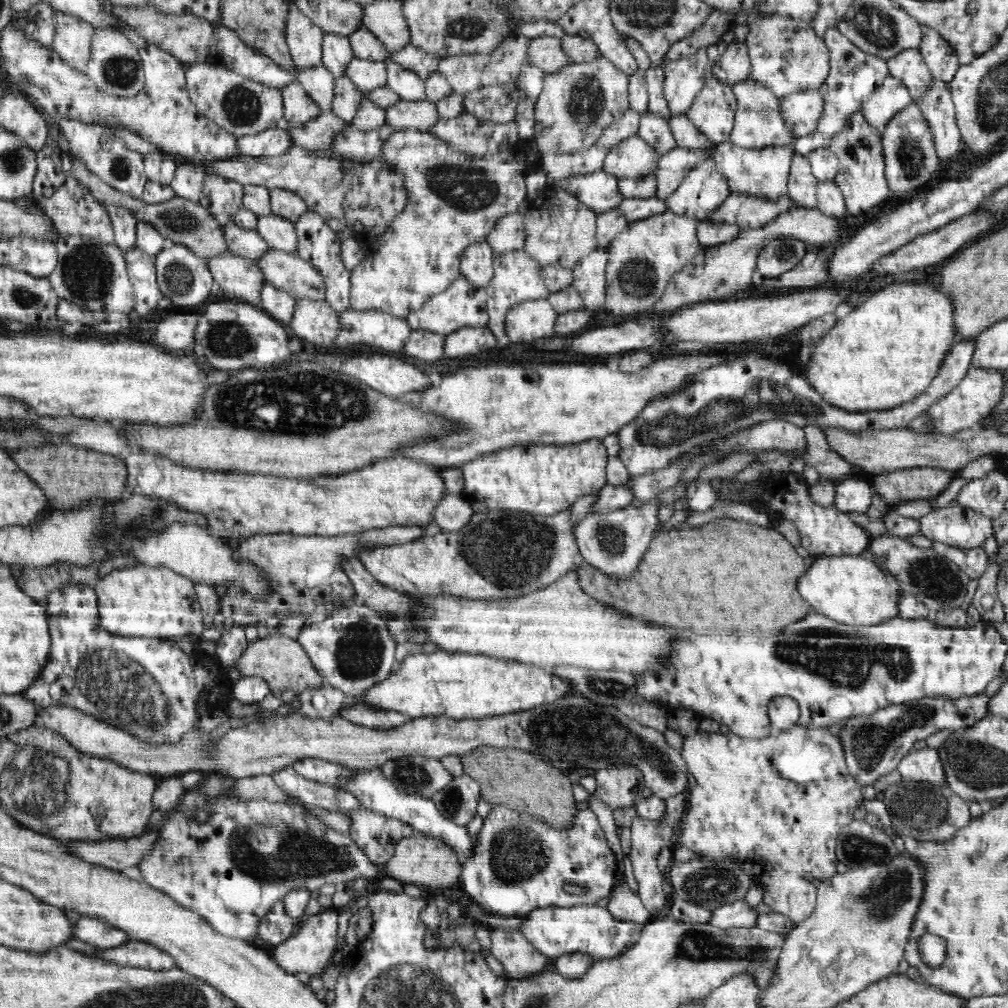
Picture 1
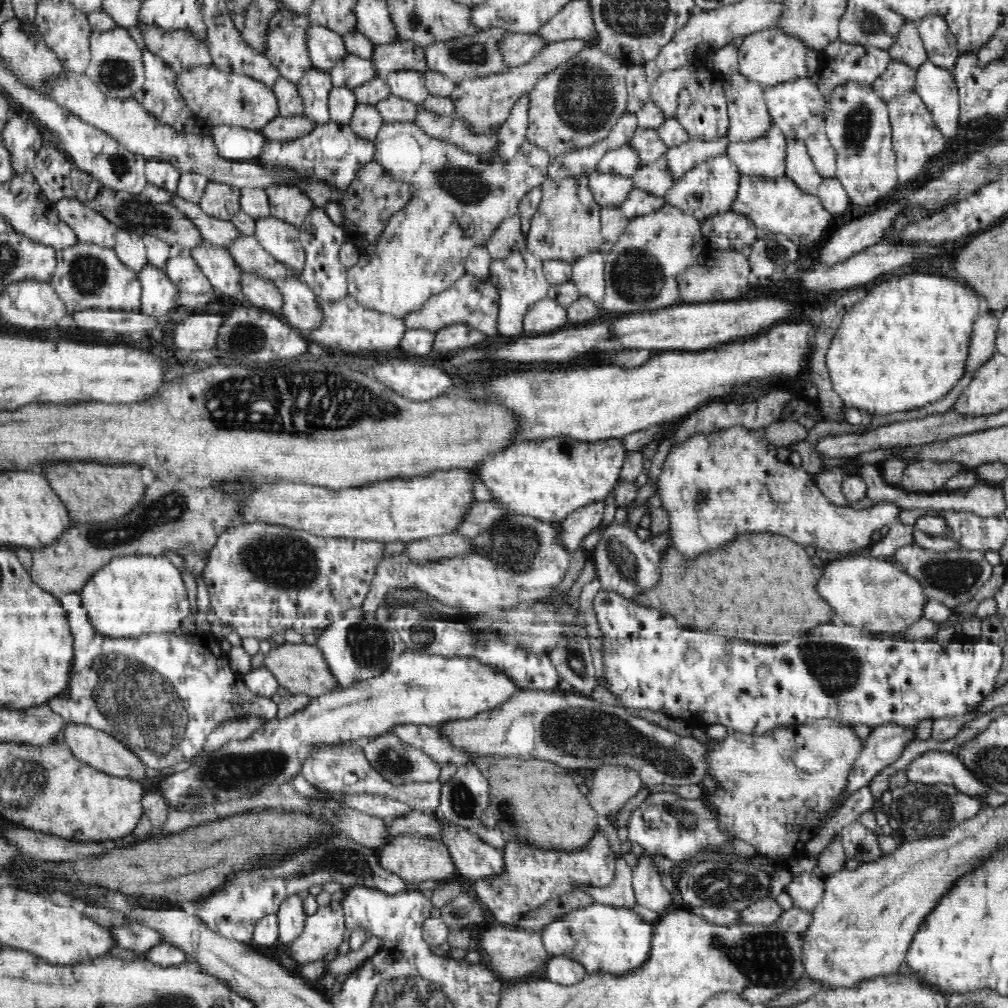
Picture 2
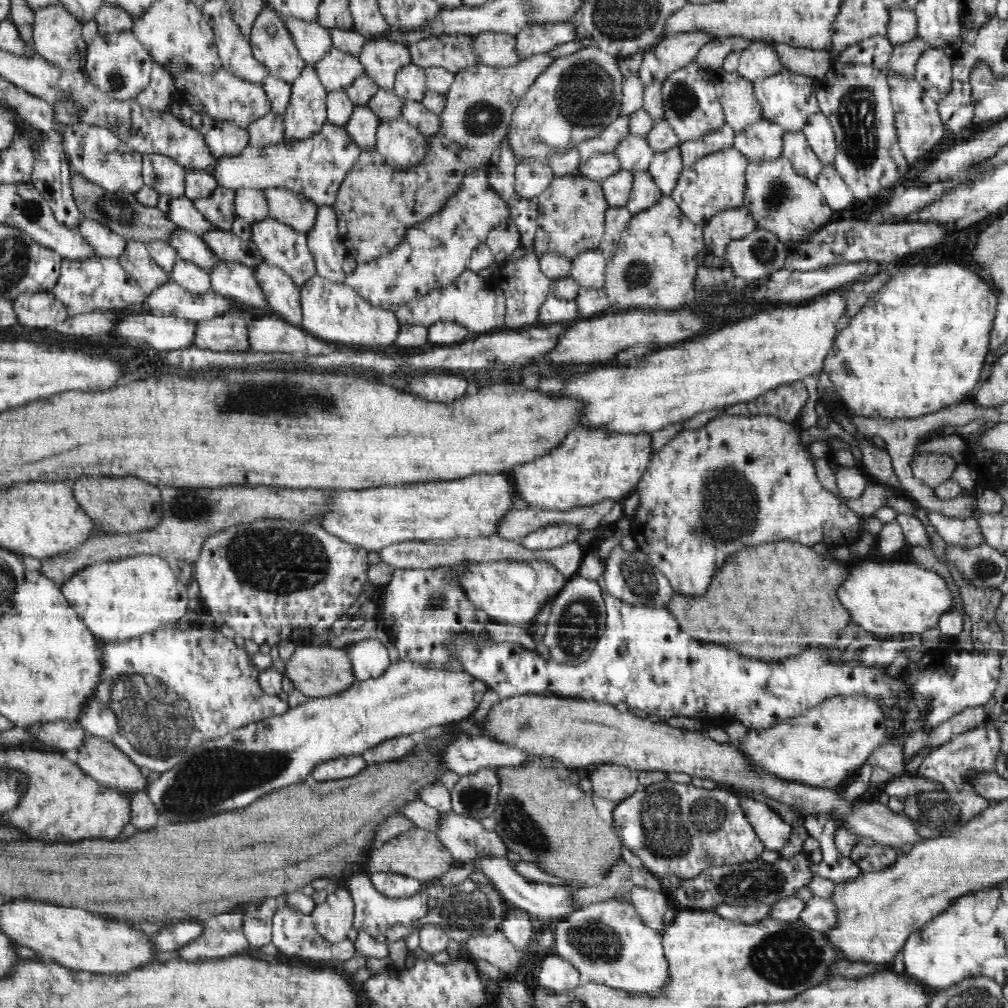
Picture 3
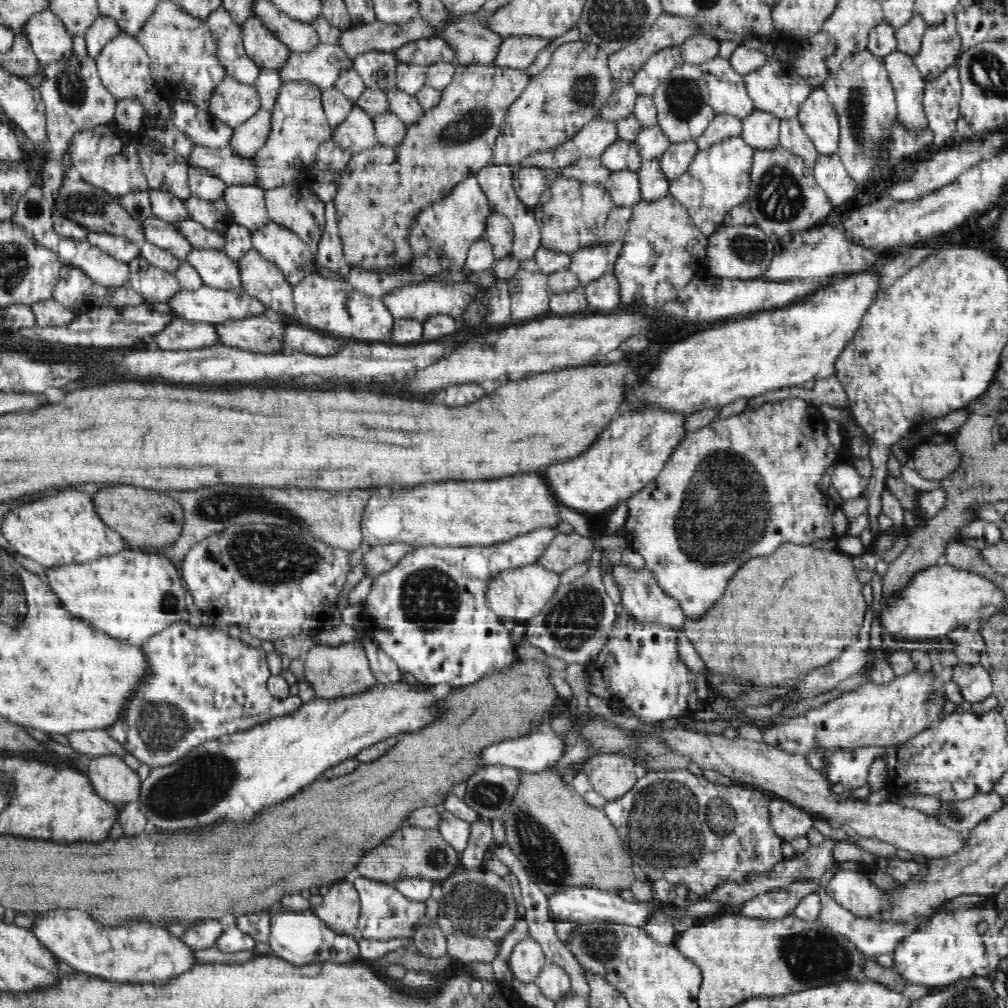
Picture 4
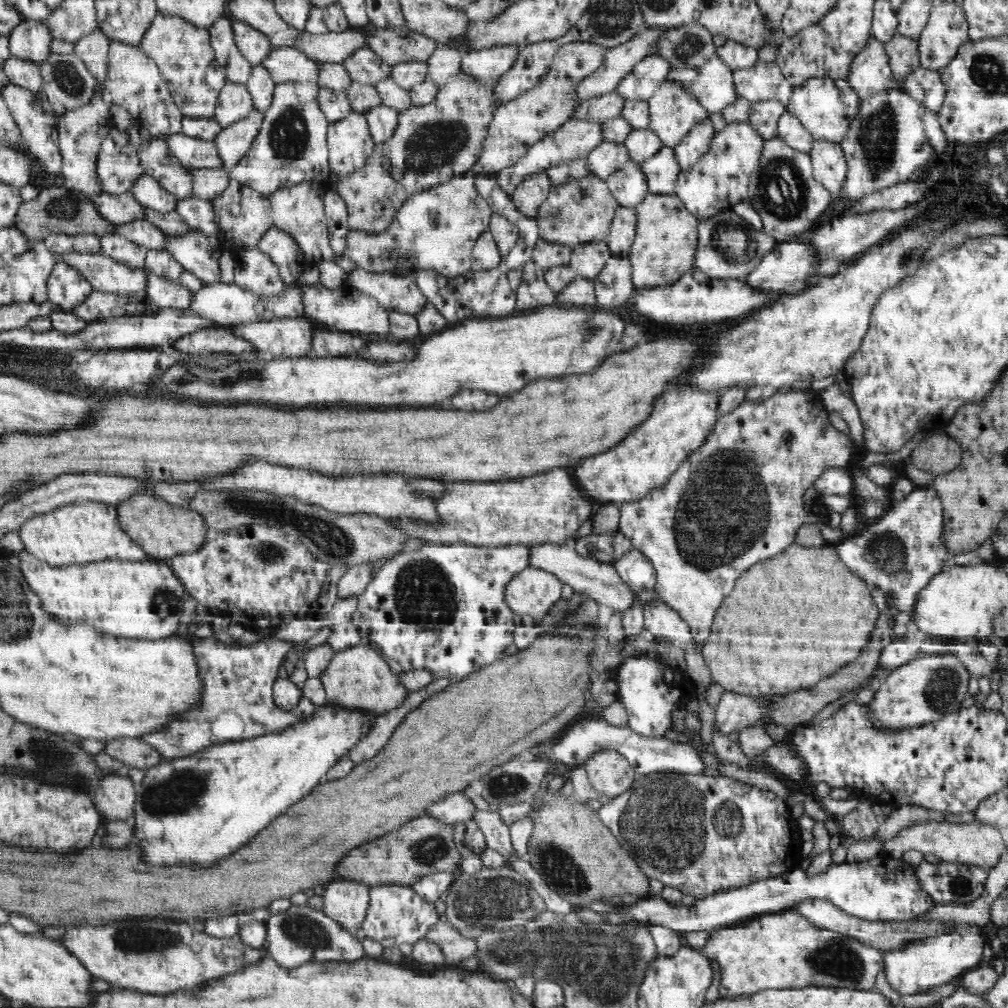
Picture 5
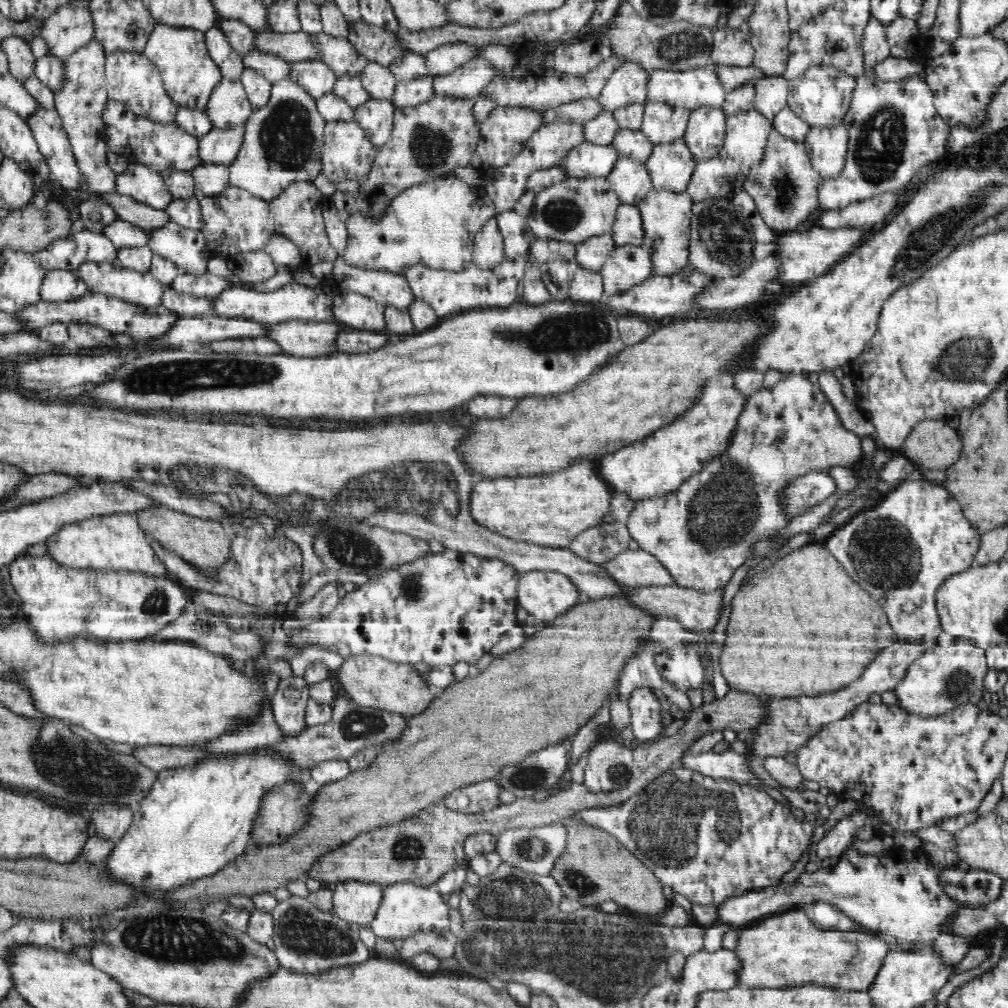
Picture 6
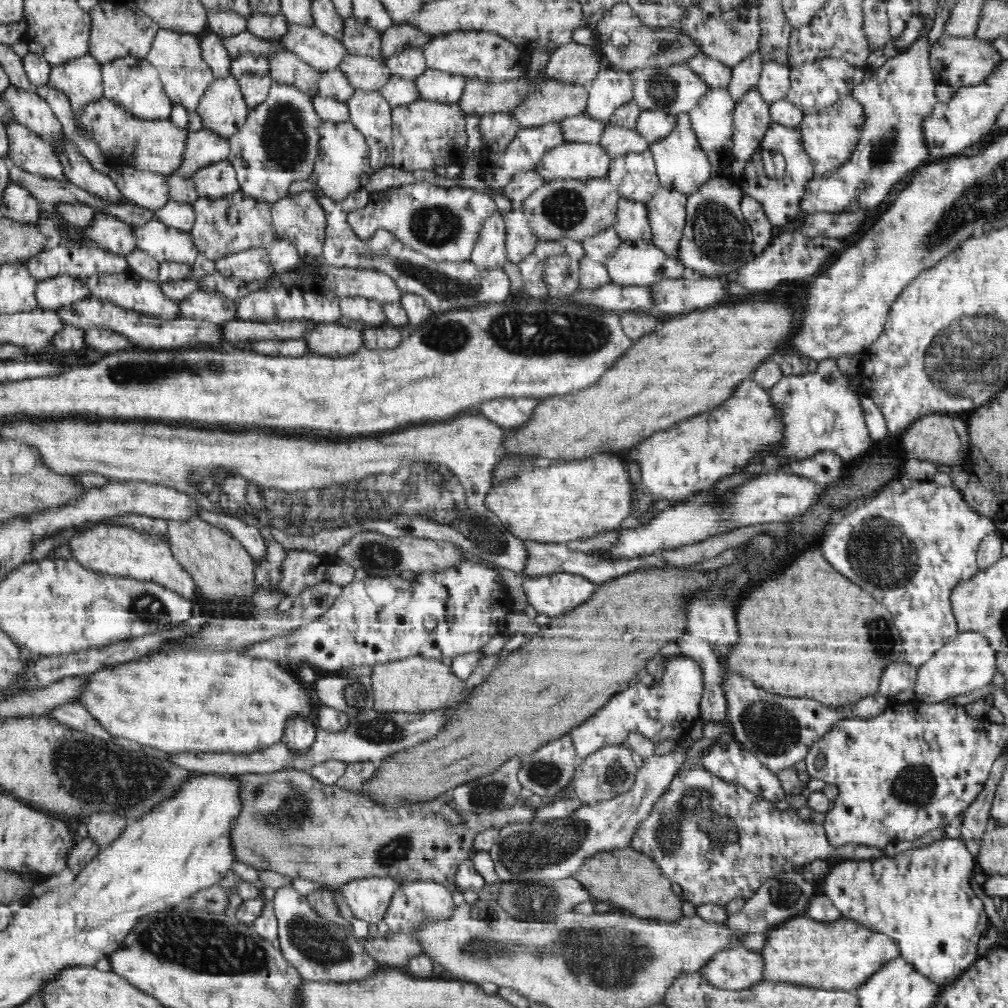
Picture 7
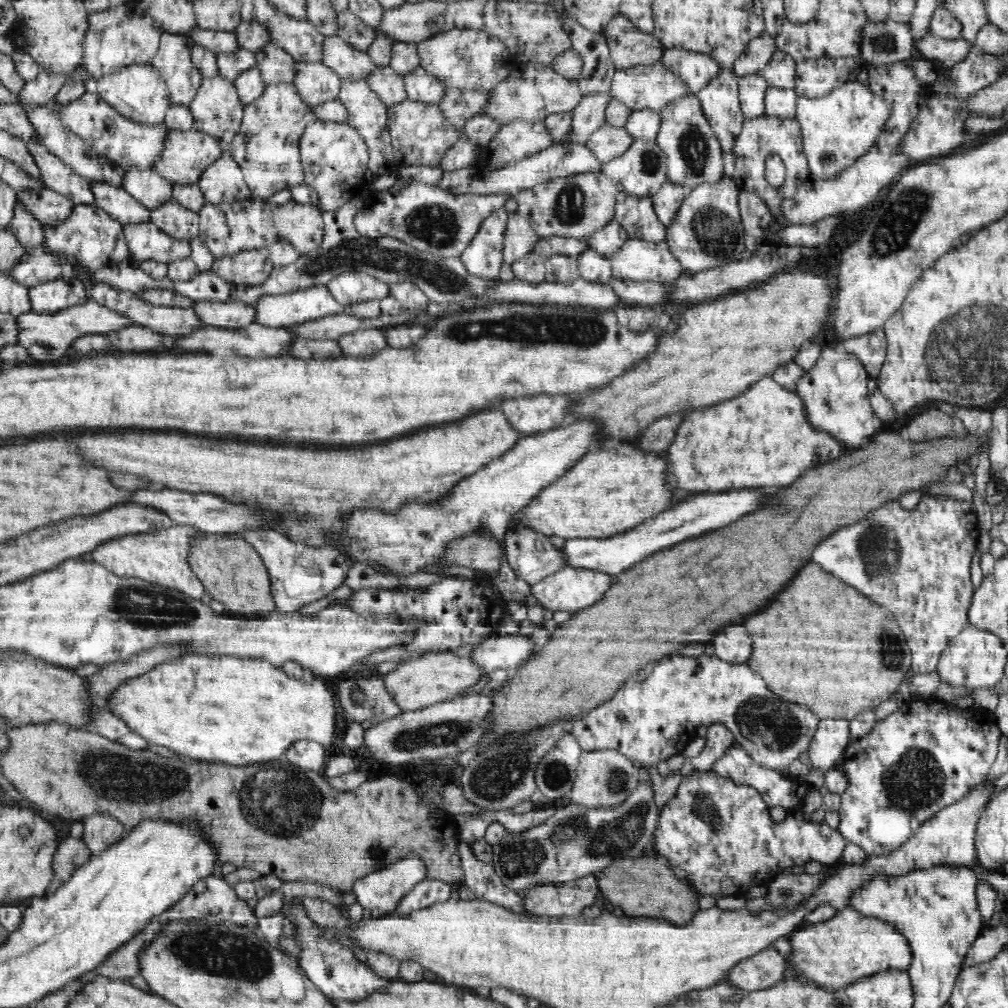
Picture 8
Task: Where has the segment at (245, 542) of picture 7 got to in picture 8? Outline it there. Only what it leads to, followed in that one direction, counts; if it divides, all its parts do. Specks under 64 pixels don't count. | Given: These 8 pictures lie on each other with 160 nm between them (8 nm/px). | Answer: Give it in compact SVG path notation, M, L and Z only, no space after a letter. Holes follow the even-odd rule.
M279 530L266 532L244 532L240 538L253 545L254 550L262 557L270 574L272 595L278 611L298 611L305 604L310 604L330 594L342 586L348 569L353 565L342 552L330 548L312 547L292 541Z

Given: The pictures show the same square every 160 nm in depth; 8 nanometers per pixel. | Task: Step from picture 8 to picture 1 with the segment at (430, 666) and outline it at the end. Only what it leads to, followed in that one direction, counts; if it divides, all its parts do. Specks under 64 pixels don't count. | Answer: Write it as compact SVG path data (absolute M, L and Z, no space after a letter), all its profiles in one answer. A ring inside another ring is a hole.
M265 635L249 642L245 651L235 660L235 664L228 666L238 668L241 677L261 676L271 690L293 690L302 693L306 689L319 689L325 682L320 672L314 668L308 652L298 644L296 639L287 635Z

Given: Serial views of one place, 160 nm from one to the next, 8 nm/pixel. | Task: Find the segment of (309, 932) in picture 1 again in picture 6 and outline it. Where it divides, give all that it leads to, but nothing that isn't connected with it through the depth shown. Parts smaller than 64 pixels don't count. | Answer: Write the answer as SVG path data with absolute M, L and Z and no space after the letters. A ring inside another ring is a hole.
M342 881L331 891L333 915L351 924L368 925L381 907L384 886L370 881Z

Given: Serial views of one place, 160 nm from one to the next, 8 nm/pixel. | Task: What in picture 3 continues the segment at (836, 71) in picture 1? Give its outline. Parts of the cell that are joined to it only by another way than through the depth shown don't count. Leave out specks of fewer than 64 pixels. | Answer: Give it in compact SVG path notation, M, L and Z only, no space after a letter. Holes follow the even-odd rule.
M872 36L862 40L855 48L846 47L838 56L832 56L832 65L833 62L840 61L839 66L842 66L842 63L856 61L885 71L893 48L894 45L887 36Z

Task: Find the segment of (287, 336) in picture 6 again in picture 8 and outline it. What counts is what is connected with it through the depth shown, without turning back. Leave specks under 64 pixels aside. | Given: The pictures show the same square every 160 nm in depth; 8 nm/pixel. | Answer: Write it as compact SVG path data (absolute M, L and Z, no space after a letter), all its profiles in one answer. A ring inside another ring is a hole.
M358 330L340 336L336 341L345 357L364 357L388 347L385 336L383 330Z

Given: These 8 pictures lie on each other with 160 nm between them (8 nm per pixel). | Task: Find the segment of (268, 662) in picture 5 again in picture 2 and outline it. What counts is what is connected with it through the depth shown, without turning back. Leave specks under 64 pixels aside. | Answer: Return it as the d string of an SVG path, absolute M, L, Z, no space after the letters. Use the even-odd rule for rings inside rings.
M77 593L61 596L59 600L68 613L76 660L68 692L64 690L62 696L50 700L46 706L62 716L66 723L83 724L112 735L138 756L146 767L170 768L178 762L192 759L202 750L208 736L224 724L240 723L246 719L270 721L276 718L276 702L250 692L243 675L232 670L226 648L220 647L218 636L201 632L199 636L156 633L138 636L137 639L105 637L94 630L86 610L79 606Z

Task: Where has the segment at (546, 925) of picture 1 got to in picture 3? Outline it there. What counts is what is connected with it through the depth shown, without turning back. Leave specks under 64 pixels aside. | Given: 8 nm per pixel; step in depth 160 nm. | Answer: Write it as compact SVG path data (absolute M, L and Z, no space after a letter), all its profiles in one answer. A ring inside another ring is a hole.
M614 898L582 907L565 921L553 923L553 941L553 954L572 963L584 981L622 990L630 996L656 998L672 980L661 933L644 925L628 902Z

